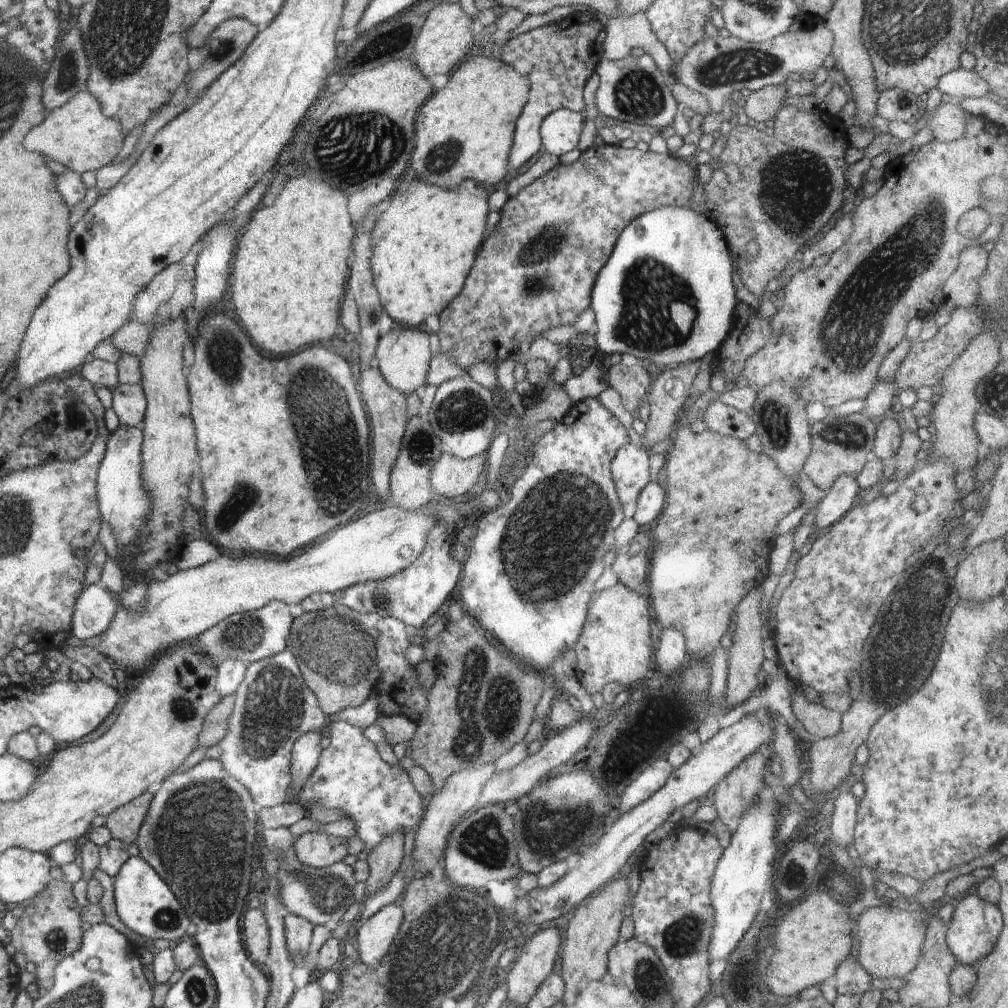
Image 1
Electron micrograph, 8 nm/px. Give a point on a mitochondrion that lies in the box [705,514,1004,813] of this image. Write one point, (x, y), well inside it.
(902, 649)

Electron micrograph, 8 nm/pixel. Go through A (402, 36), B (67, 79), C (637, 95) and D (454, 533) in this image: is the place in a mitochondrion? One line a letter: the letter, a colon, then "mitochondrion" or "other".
A: other
B: mitochondrion
C: mitochondrion
D: other

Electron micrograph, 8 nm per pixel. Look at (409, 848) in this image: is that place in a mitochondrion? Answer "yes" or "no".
no

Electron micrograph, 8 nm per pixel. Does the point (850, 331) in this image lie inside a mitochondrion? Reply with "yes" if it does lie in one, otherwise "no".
yes

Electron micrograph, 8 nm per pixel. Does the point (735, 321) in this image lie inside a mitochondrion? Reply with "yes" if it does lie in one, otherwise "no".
no

